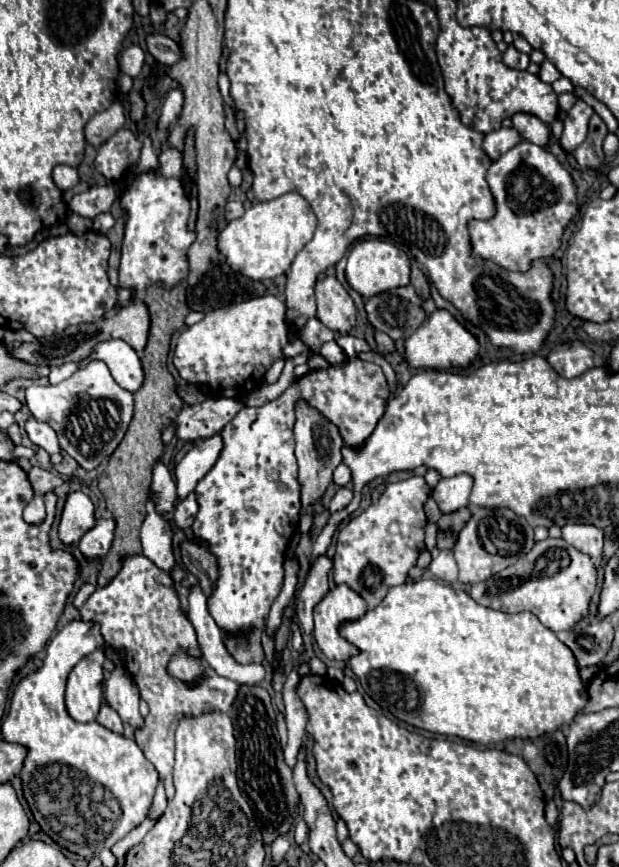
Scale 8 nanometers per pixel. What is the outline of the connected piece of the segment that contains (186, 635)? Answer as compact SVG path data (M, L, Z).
M144 554L126 556L116 578L84 602L80 608L82 620L94 620L102 624L102 634L108 646L116 650L124 648L124 668L134 678L142 700L148 702L150 714L144 720L144 728L134 734L136 744L144 756L156 766L160 778L164 778L168 800L174 798L172 766L174 766L174 730L186 716L202 716L208 712L226 714L236 698L238 684L218 676L206 662L200 678L190 684L168 674L168 662L178 650L202 660L202 650L196 640L196 632L180 608L180 598L174 588L172 574L160 570Z

